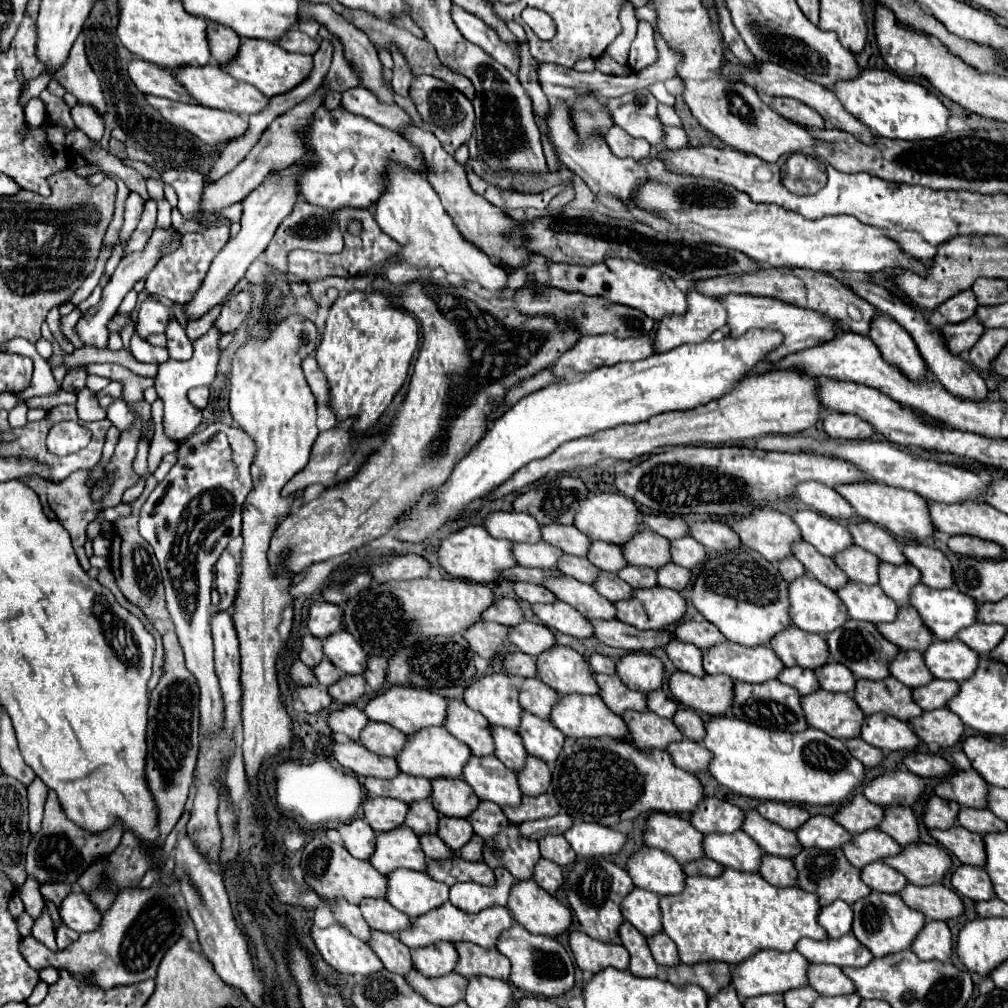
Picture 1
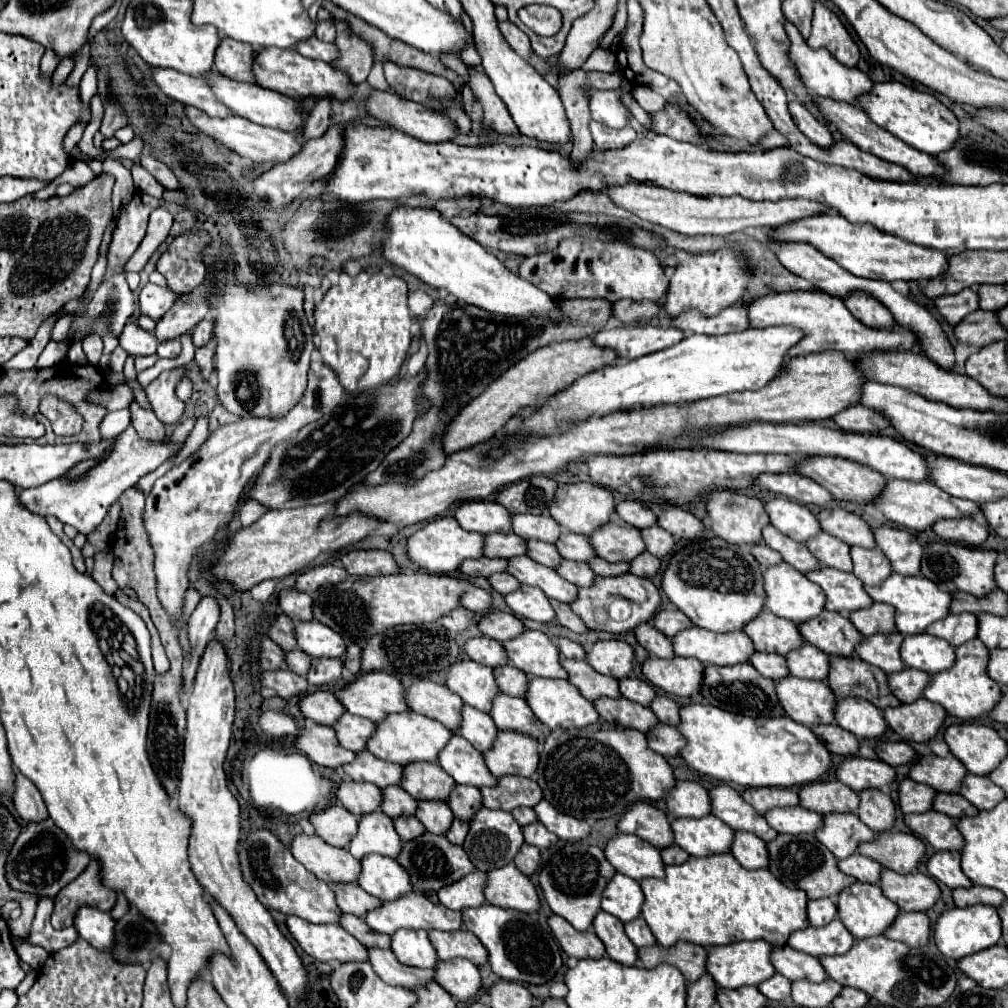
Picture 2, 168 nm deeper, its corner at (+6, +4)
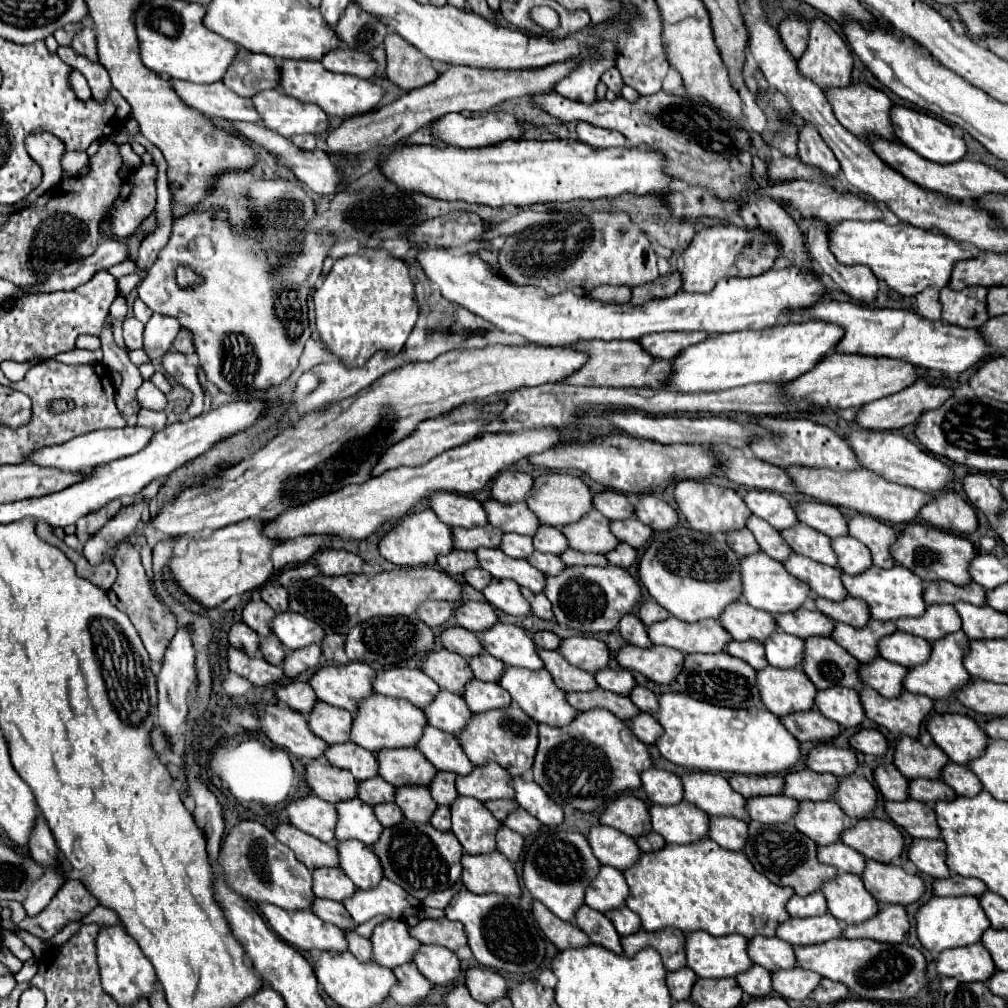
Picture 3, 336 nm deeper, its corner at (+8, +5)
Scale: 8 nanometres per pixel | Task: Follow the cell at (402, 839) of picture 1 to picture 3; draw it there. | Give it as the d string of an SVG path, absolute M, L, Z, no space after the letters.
M358 800L350 802L340 802L336 804L338 810L338 826L336 826L336 840L346 842L346 840L360 840L366 846L374 846L380 836L384 826L376 820L374 810Z

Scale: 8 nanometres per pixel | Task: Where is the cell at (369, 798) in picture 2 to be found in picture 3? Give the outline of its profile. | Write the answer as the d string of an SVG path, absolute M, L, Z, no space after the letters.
M318 760L306 764L306 782L318 798L332 804L358 796L358 780L348 770L322 764Z

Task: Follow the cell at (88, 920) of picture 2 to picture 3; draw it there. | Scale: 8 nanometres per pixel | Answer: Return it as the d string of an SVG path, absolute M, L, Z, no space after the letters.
M100 926L98 936L96 936L96 958L98 958L98 968L100 968L100 978L102 986L118 1004L134 1004L138 998L148 998L154 990L156 982L156 972L152 962L144 956L140 946L128 932L118 926Z

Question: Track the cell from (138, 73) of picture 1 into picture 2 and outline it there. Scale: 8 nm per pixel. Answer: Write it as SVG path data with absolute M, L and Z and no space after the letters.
M152 69L156 85L172 99L202 109L210 117L230 117L232 111L226 109L226 105L220 105L204 77L190 77L182 75L174 69Z

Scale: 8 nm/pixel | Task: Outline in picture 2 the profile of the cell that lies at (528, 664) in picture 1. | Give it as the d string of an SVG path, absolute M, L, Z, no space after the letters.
M490 637L468 639L464 643L464 651L472 661L488 665L488 667L498 667L498 665L506 663L506 651L504 651L502 643L490 639Z

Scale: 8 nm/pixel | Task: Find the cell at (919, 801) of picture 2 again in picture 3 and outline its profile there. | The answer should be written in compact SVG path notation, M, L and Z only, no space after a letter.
M882 764L874 770L874 780L886 800L902 802L910 798L910 780L906 780L894 764Z

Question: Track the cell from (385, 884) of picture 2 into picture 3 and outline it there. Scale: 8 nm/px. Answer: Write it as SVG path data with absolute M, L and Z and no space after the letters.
M358 840L336 844L336 848L340 852L340 868L356 884L358 890L370 890L380 884L384 878L384 868L372 848L360 844Z

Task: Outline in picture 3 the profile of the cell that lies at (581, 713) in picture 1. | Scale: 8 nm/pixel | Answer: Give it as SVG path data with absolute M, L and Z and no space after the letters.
M506 668L504 676L500 678L498 682L504 690L510 692L512 700L532 718L536 720L538 724L548 724L548 726L566 726L570 724L576 716L578 716L578 710L574 706L568 704L566 700L566 692L560 690L554 682L554 678L546 672L546 670L540 670L540 672L532 672L532 670L520 670L520 668Z

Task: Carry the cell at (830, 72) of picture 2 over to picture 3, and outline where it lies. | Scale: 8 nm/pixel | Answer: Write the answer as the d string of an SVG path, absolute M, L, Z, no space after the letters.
M850 84L846 88L822 88L826 100L832 104L832 110L838 118L838 122L848 128L854 136L860 136L860 138L866 138L868 134L878 134L878 136L884 136L888 140L896 138L892 126L890 126L890 106L892 106L892 100L878 88L872 88L868 84Z

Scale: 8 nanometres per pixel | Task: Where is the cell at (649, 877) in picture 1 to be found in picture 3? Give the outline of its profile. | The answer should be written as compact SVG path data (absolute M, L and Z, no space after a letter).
M594 826L588 834L588 842L594 850L594 856L602 864L614 866L618 870L632 868L640 858L640 848L636 840L608 826Z

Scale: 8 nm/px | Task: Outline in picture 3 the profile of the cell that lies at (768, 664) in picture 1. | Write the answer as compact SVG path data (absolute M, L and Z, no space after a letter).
M670 616L660 624L648 628L648 636L654 644L676 648L684 654L718 654L724 652L732 636L724 632L718 620L702 620L700 624L688 624Z

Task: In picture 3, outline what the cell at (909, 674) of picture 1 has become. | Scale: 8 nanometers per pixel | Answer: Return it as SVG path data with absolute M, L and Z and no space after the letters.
M870 620L868 626L864 626L864 628L852 628L852 626L840 622L840 624L836 624L832 638L860 662L872 662L872 660L880 658L878 642L894 632L896 632L896 624L892 624L892 622Z

